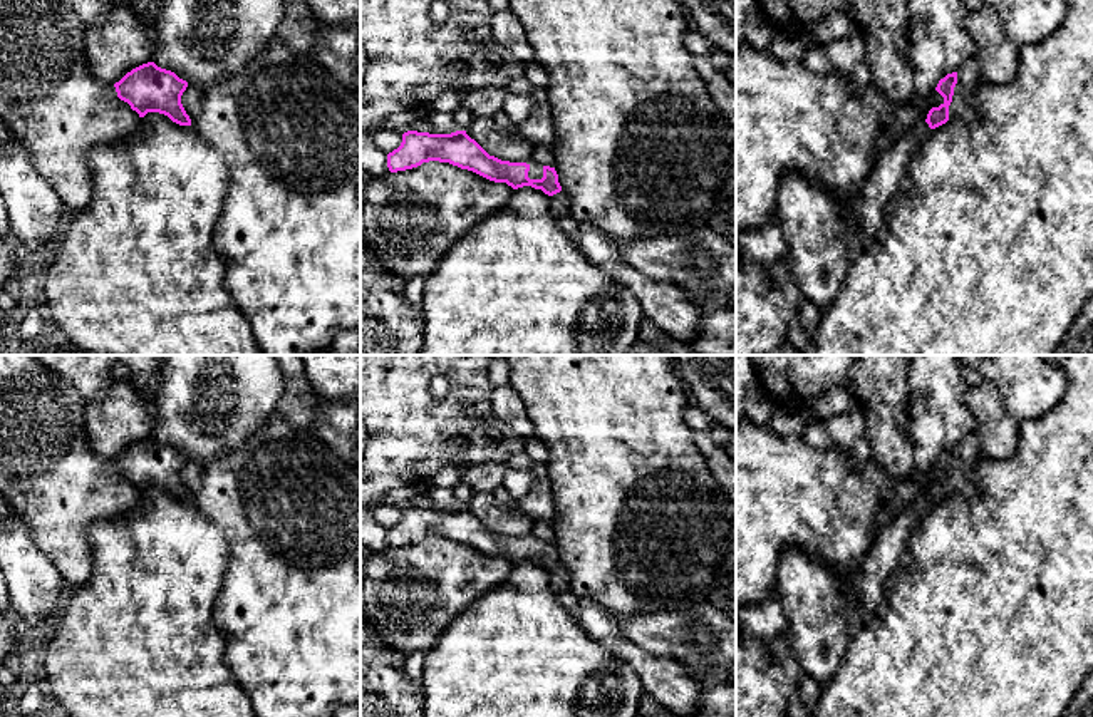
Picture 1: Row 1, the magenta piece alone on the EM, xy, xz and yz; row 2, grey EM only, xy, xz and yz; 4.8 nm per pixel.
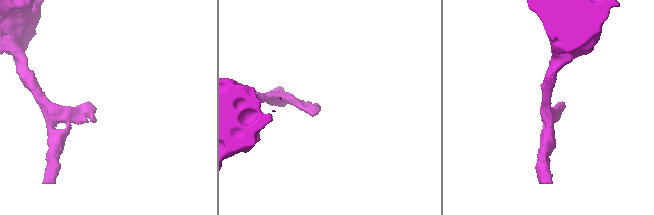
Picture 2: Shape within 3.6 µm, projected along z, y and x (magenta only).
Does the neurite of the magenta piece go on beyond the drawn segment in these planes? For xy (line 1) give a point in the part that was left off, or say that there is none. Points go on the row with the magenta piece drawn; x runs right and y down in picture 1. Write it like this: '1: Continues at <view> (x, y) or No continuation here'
1: No continuation here

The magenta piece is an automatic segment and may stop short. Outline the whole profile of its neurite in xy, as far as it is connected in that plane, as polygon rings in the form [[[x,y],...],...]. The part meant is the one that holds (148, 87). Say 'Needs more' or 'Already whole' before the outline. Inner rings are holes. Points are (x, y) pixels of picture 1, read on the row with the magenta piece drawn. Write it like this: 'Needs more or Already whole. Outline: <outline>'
Already whole. Outline: [[[148,62],[127,72],[114,87],[117,97],[127,102],[139,117],[148,112],[159,112],[179,126],[191,126],[191,119],[181,104],[188,82],[174,72]]]

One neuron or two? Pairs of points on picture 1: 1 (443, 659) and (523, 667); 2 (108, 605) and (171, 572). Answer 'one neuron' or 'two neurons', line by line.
1: one neuron
2: one neuron

